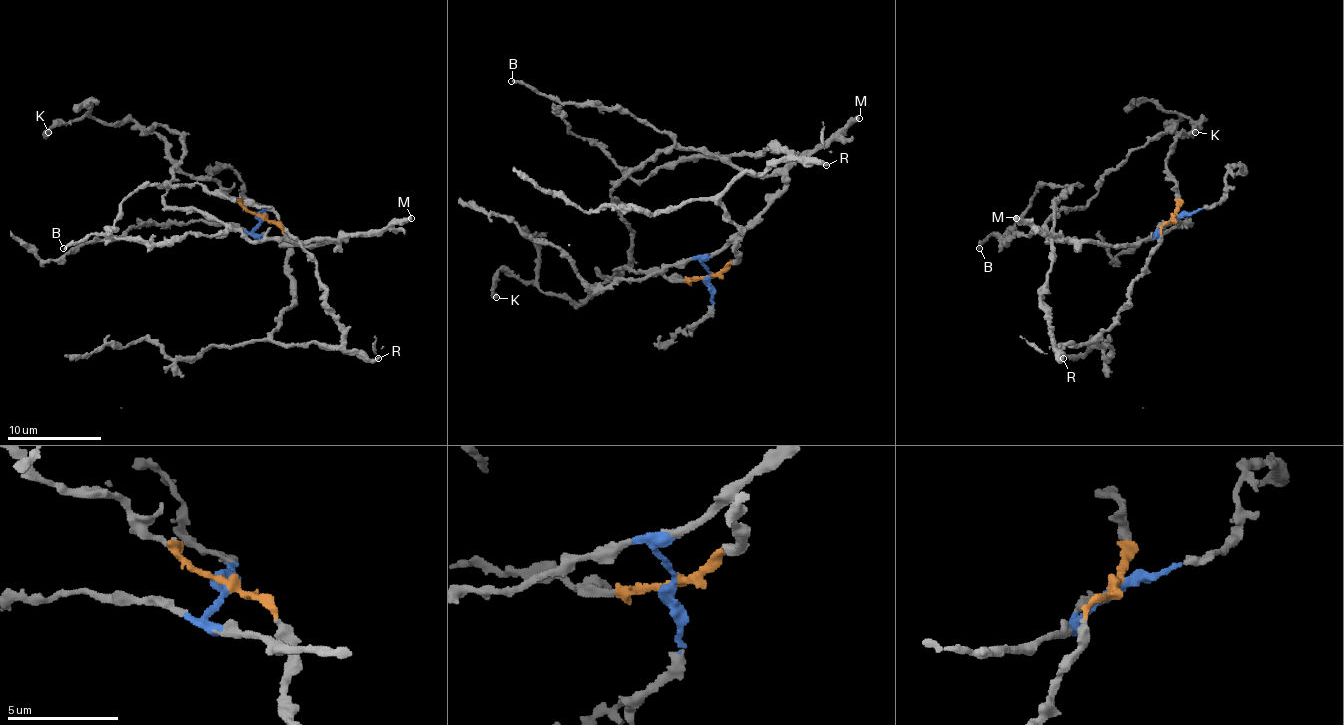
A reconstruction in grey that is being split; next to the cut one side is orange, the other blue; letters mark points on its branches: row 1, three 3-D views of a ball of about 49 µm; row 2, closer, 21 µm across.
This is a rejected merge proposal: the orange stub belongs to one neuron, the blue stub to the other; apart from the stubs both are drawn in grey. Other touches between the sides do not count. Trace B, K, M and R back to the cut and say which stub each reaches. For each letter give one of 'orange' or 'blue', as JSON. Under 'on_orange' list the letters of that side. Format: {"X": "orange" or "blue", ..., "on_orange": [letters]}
{"B": "blue", "K": "orange", "M": "blue", "R": "orange", "on_orange": ["K", "R"]}

